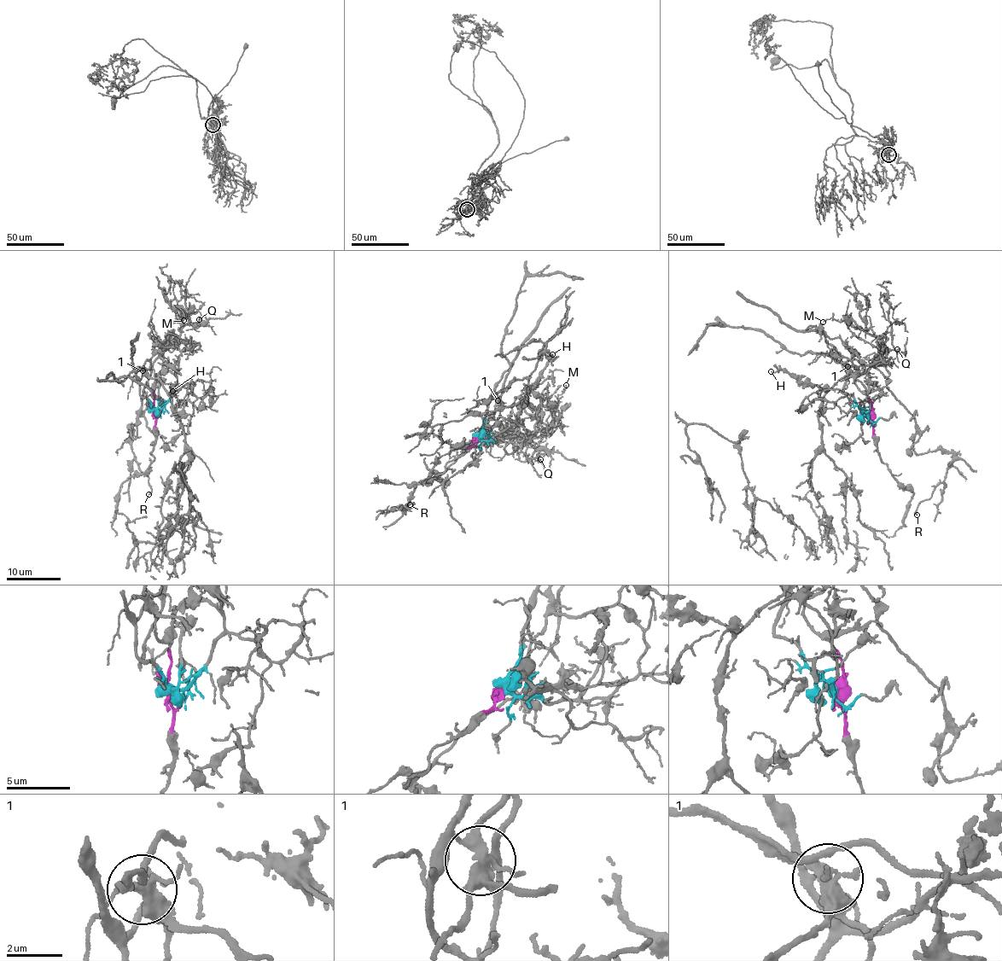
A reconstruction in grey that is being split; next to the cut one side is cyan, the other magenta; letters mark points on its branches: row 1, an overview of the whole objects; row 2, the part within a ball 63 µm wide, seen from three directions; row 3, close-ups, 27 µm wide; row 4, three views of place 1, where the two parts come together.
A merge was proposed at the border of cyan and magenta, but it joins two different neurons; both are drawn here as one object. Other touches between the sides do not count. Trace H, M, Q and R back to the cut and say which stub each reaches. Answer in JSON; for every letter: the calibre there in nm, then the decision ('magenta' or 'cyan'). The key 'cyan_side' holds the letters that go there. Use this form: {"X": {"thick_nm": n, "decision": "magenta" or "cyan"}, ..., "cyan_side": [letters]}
{"H": {"thick_nm": 110, "decision": "magenta"}, "M": {"thick_nm": 120, "decision": "cyan"}, "Q": {"thick_nm": 100, "decision": "cyan"}, "R": {"thick_nm": 200, "decision": "magenta"}, "cyan_side": ["M", "Q"]}

